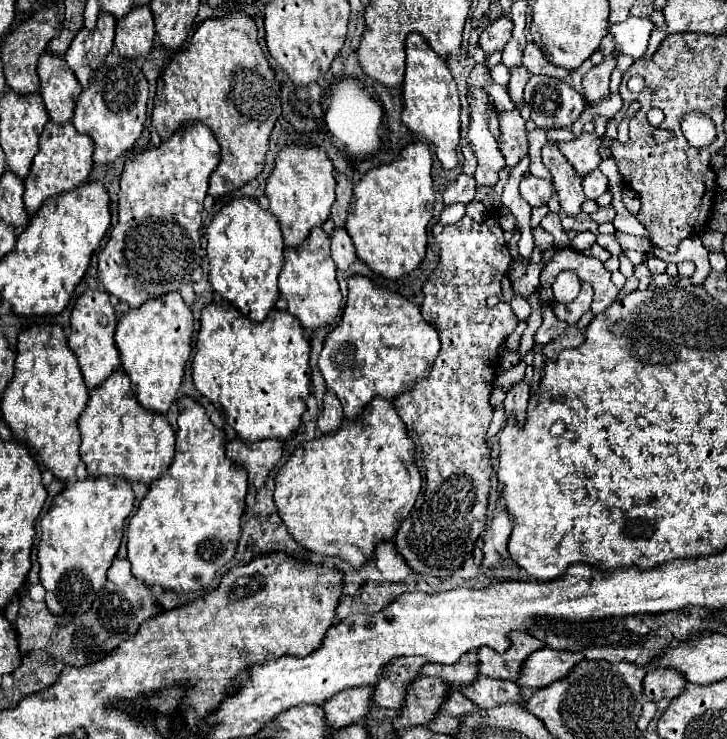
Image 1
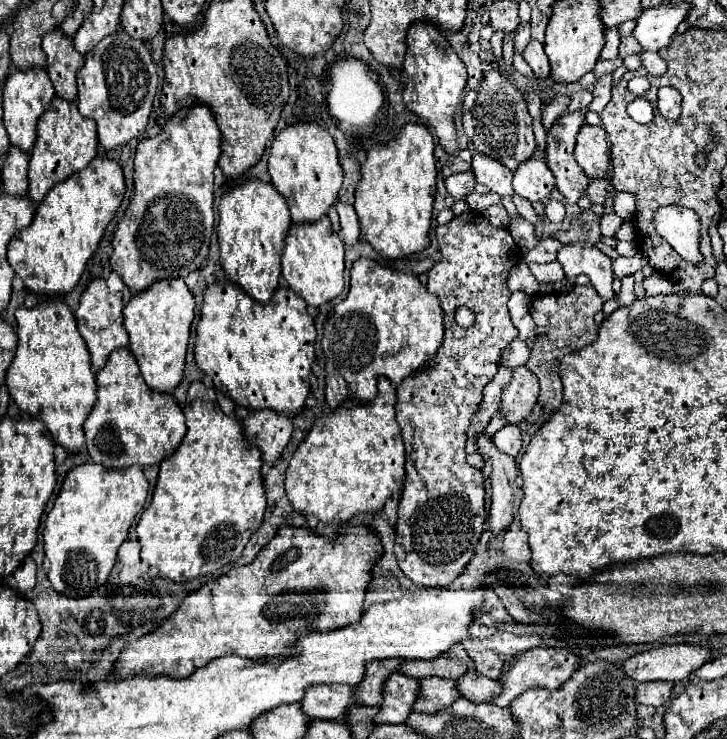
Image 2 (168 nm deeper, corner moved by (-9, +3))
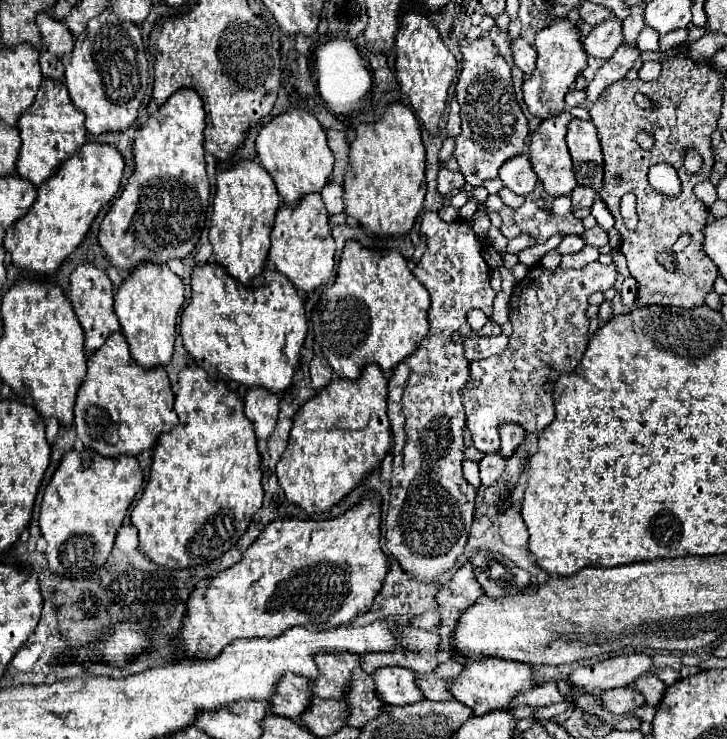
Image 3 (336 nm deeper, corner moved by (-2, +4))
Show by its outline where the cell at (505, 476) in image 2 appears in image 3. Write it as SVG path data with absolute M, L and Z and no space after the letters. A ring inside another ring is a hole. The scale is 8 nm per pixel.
M592 262L582 270L562 268L546 270L542 264L532 266L528 274L514 286L510 298L510 324L512 334L508 348L498 356L490 356L486 360L476 360L470 364L470 376L466 386L462 388L462 402L466 408L466 428L472 434L474 448L492 454L498 450L500 444L500 424L514 422L522 426L526 432L544 430L554 420L554 404L552 392L554 384L562 374L570 374L582 360L582 354L588 344L588 296L596 290L608 290L614 286L616 280L616 266L602 266L600 262Z

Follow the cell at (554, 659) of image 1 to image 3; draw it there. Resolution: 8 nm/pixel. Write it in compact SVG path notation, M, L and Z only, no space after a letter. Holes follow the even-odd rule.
M474 658L466 662L464 670L454 680L448 680L446 684L452 698L466 704L472 710L472 716L482 716L490 710L508 708L510 700L518 692L526 692L534 686L536 682L532 682L532 666L514 664L510 660L482 660L482 658Z

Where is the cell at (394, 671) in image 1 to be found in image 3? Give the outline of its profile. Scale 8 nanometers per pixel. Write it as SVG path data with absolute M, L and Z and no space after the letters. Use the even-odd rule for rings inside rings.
M318 652L314 656L318 666L318 676L310 678L310 692L318 698L340 700L346 692L346 676L360 666L360 656L352 652Z

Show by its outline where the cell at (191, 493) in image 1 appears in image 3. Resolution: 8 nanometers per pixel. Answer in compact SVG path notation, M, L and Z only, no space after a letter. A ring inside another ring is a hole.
M188 366L178 374L176 414L178 426L170 432L162 432L154 446L150 478L142 492L142 498L132 510L132 524L140 534L142 552L156 564L168 568L190 568L208 564L230 550L238 538L246 532L252 516L260 510L262 470L260 454L256 450L256 436L250 420L244 416L242 398L232 392L226 382L214 380L202 366Z

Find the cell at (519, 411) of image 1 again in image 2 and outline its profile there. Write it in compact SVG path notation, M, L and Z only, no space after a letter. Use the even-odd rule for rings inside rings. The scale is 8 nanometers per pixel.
M507 423L493 435L493 443L511 457L517 457L523 445L523 425L521 423Z

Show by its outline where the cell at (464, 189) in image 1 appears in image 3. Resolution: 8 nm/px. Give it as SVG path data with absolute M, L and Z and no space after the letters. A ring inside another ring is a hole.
M440 168L436 180L438 180L438 192L440 192L440 194L458 192L458 190L462 190L462 186L464 186L464 182L466 182L460 172L452 172L452 170L448 170L448 168Z

